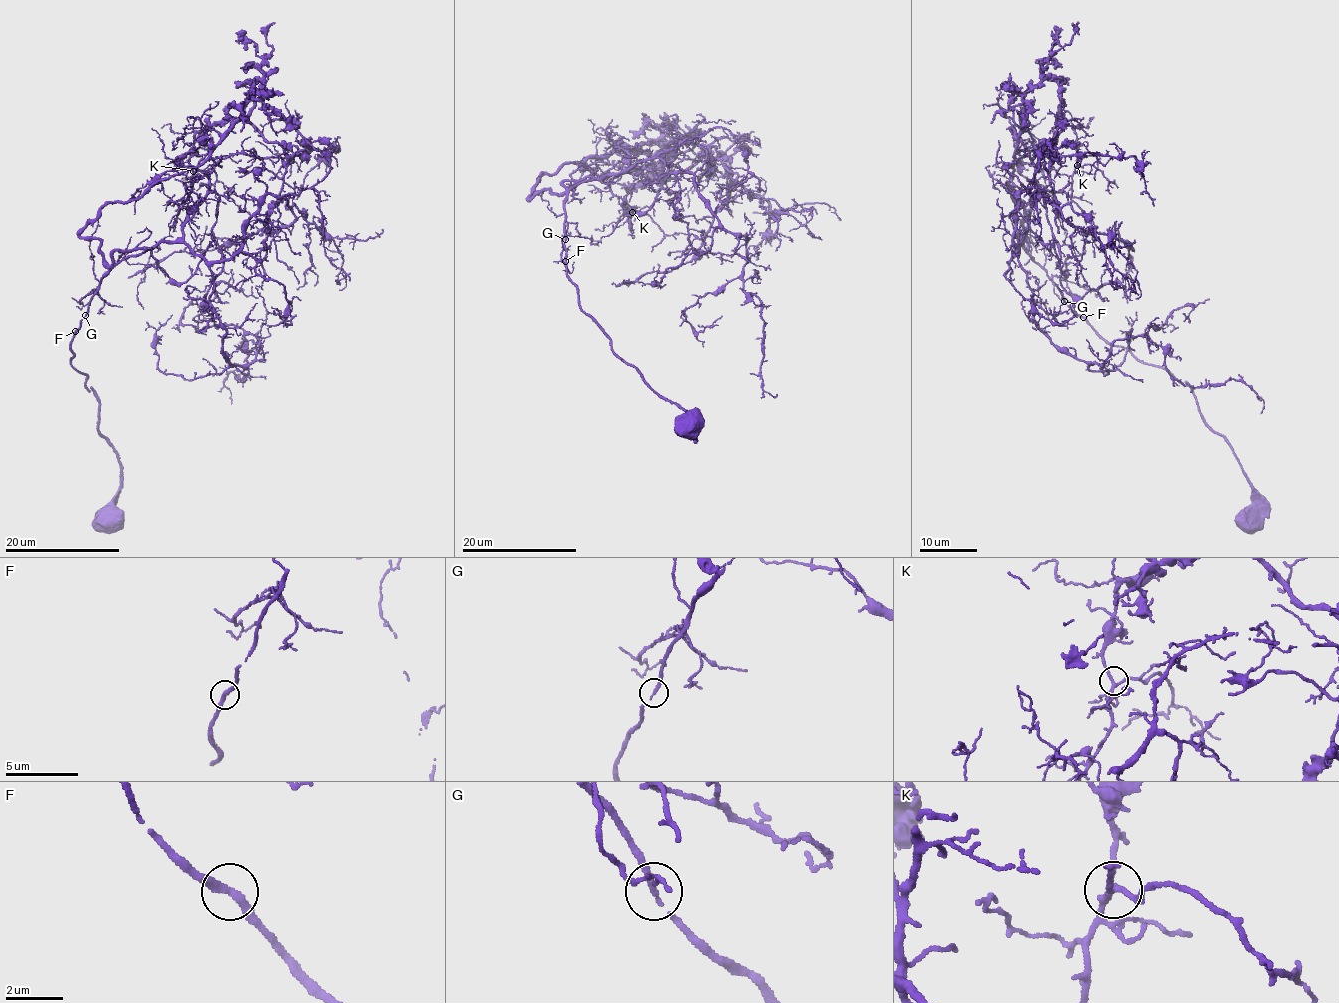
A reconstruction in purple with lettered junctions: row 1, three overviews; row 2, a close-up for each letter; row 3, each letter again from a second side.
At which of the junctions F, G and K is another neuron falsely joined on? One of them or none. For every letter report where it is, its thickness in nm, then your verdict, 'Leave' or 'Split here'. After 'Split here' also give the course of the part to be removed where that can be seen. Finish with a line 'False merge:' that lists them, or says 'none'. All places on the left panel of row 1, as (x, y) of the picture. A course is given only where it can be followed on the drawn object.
F: Place: (75, 331). Thickness 300 nm. Leave
G: Place: (85, 315). Thickness 170 nm. Leave
K: Place: (193, 171). Thickness 190 nm. Leave
False merge: none

